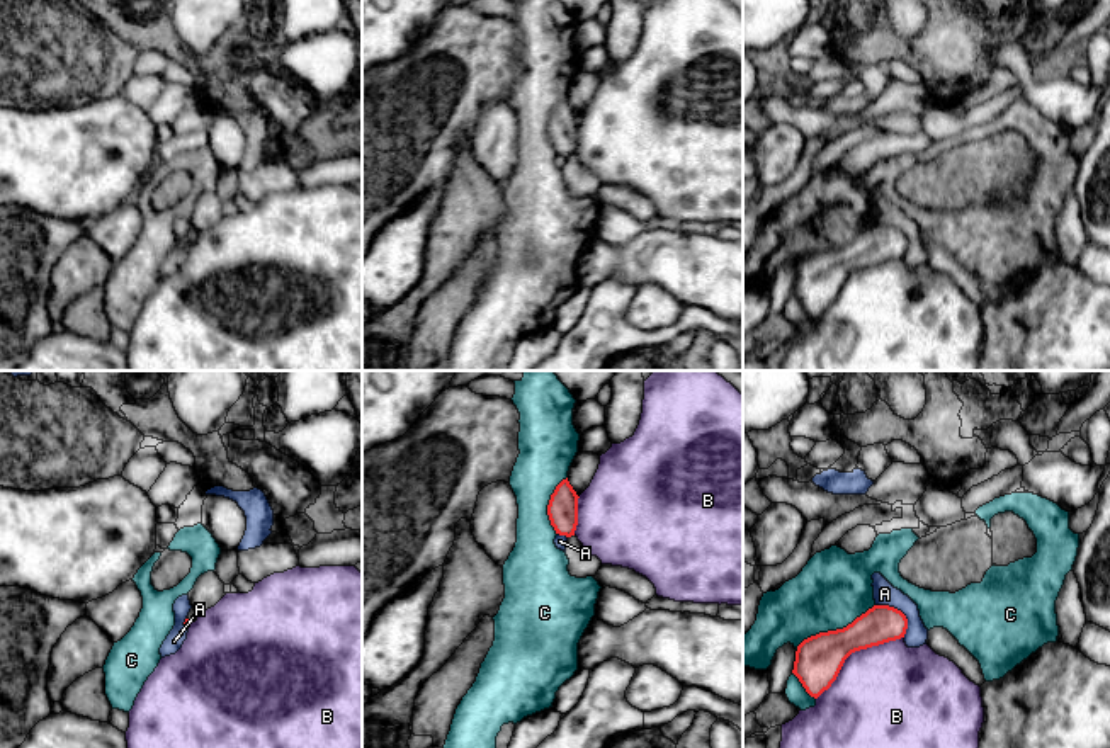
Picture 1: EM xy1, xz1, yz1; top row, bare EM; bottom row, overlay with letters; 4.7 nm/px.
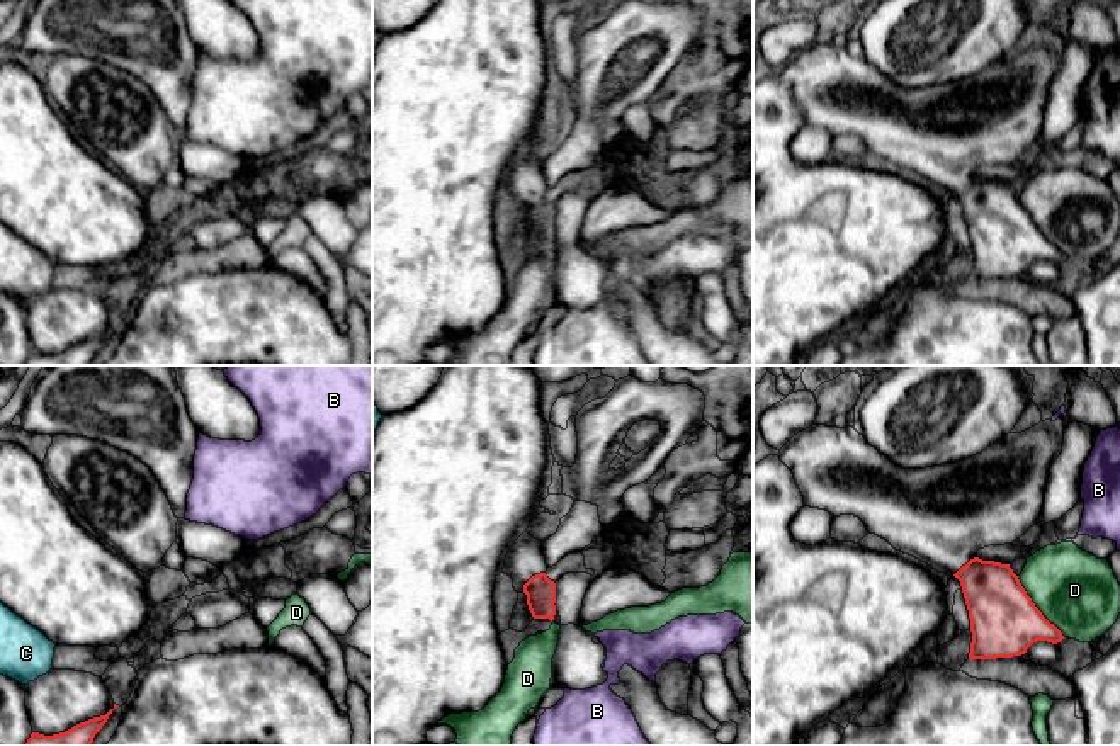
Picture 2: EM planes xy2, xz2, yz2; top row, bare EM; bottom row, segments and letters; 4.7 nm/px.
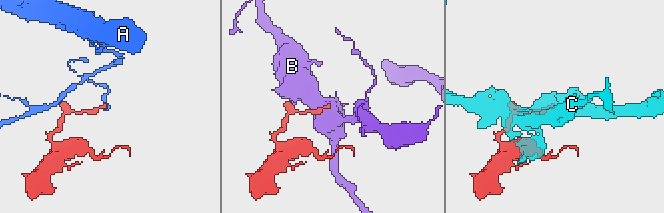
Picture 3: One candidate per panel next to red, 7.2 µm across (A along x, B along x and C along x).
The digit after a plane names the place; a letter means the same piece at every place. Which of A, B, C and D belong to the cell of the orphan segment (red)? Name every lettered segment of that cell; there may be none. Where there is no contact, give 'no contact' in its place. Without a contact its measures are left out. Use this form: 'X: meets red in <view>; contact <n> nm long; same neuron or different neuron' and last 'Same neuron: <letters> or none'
A: meets red in yz1; contact 220 nm long; different neuron
B: meets red in yz1; contact 500 nm long; different neuron
C: meets red in yz1; contact 440 nm long; different neuron
D: meets red in yz2; contact 360 nm long; different neuron
Same neuron: none

